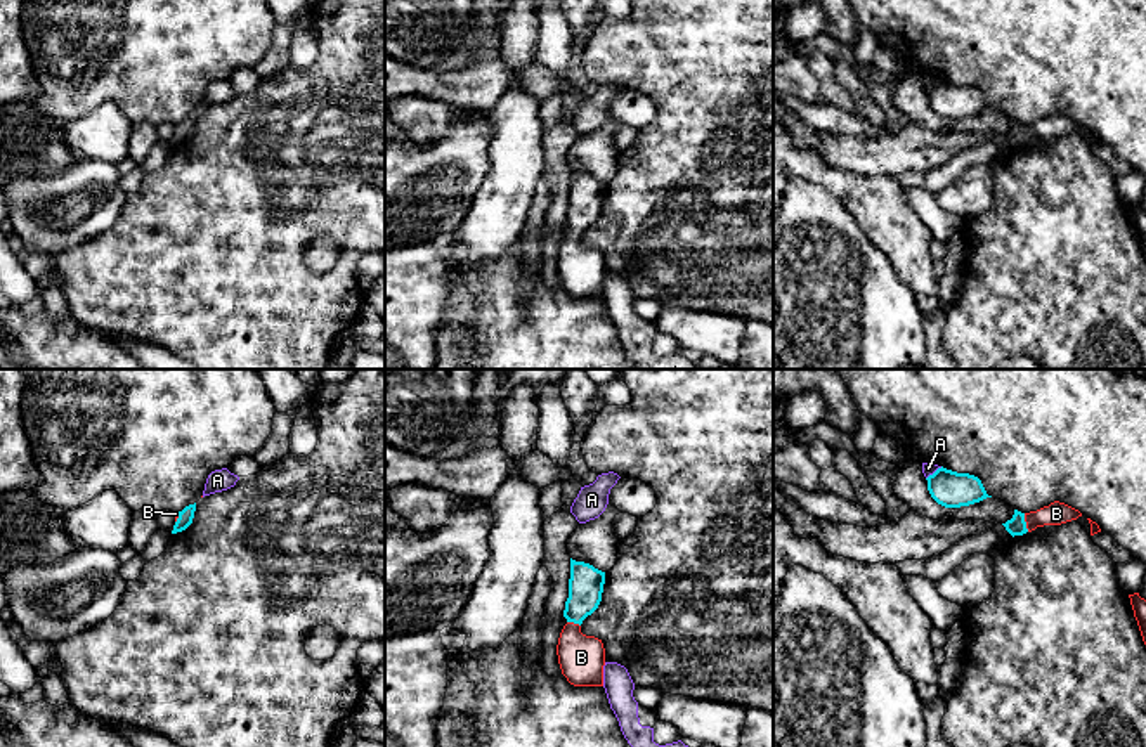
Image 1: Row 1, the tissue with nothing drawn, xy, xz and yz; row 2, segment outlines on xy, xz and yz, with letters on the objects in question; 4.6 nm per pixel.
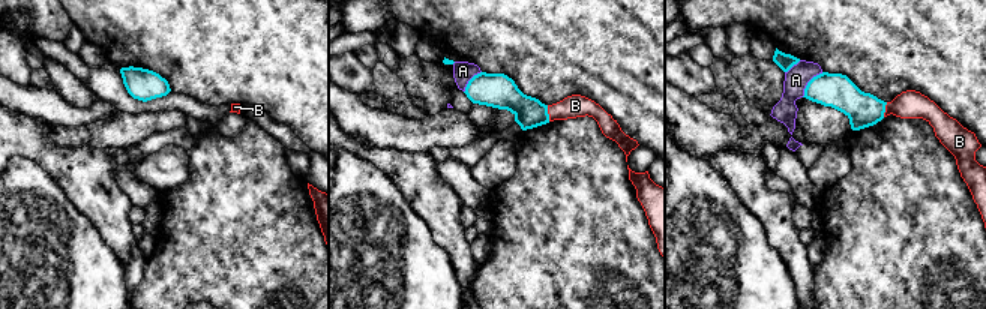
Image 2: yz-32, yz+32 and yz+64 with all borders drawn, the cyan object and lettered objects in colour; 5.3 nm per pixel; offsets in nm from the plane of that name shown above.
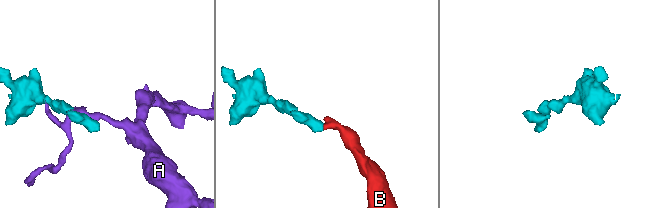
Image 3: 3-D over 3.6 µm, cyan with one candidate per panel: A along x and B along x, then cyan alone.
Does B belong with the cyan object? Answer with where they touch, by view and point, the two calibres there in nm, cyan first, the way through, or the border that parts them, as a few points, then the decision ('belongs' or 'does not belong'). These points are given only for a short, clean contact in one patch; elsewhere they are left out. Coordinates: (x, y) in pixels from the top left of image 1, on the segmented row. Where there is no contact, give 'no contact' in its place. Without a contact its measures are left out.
contact yz (1025, 522); calibres 90 and 110 nm; way yz (1016, 526), (1025, 522), (1056, 513); belongs

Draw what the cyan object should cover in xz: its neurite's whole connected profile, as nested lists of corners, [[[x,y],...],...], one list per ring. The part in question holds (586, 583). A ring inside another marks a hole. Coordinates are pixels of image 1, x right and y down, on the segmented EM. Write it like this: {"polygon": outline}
{"polygon": [[[570,558],[569,598],[563,610],[567,624],[560,633],[557,655],[562,674],[574,686],[603,686],[603,643],[581,633],[583,620],[602,601],[603,584],[605,572]]]}

